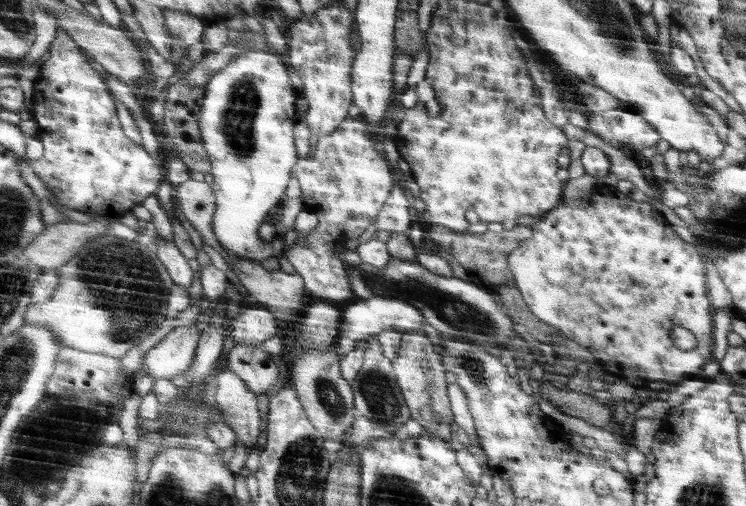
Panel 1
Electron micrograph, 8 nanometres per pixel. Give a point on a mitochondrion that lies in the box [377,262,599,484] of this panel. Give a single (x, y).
(473, 365)

